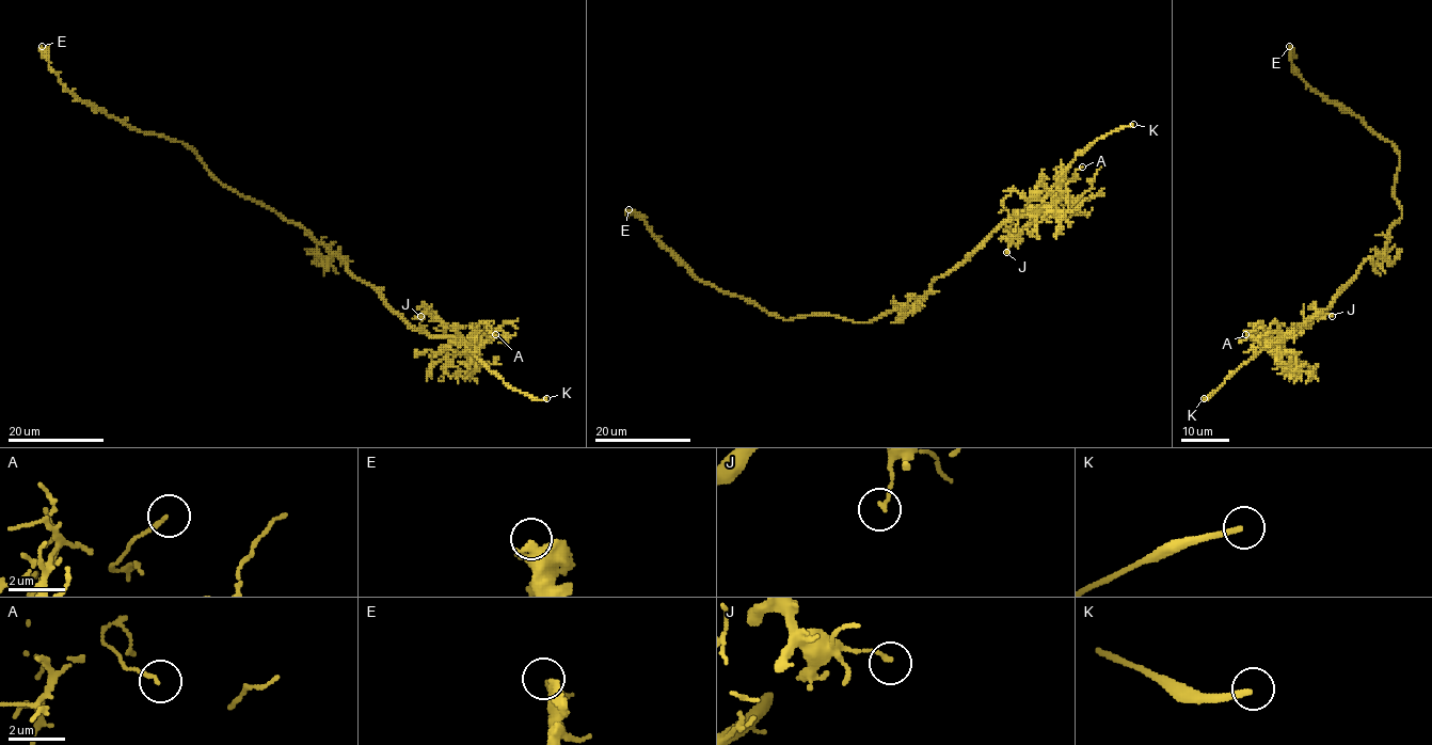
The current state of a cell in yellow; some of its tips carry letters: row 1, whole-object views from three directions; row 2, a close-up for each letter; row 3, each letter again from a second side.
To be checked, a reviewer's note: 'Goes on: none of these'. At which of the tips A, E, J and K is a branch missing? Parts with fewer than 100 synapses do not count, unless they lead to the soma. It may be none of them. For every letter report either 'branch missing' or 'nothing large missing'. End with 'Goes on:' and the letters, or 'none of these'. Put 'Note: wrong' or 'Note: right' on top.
Note: wrong
A: nothing large missing
E: nothing large missing
J: nothing large missing
K: branch missing
Goes on: K

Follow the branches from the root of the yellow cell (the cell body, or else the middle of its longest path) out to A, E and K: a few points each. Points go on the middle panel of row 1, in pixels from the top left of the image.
A: (889, 312), (912, 307), (937, 278), (955, 269), (1004, 224), (1037, 208), (1082, 167)
E: (889, 312), (868, 321), (852, 321), (828, 315), (807, 315), (792, 319), (776, 317), (699, 280), (629, 209)
K: (889, 312), (912, 307), (937, 278), (955, 269), (993, 232), (1027, 209), (1037, 208), (1078, 152), (1133, 124)

